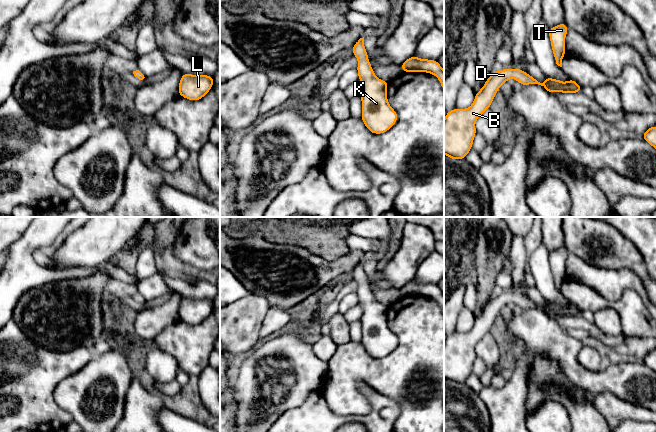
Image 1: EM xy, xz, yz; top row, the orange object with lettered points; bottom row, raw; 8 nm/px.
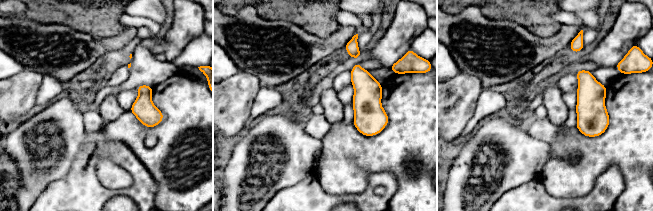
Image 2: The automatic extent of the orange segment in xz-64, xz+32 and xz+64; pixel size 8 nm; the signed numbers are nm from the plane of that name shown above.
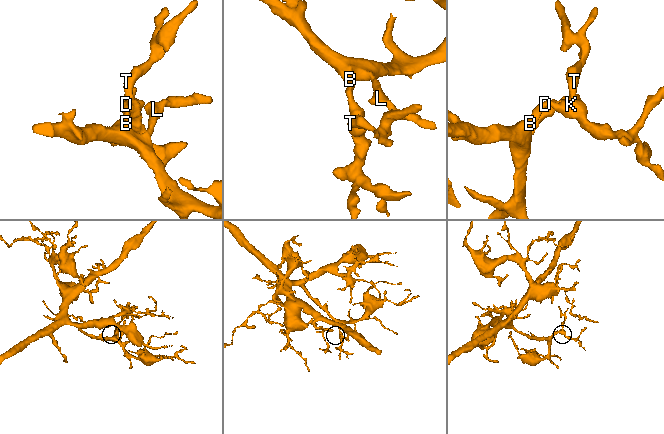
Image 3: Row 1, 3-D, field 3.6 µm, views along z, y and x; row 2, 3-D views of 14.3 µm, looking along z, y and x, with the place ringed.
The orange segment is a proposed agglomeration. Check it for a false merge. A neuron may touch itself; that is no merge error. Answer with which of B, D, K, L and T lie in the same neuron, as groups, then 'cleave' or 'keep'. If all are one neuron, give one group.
B D K L T | keep

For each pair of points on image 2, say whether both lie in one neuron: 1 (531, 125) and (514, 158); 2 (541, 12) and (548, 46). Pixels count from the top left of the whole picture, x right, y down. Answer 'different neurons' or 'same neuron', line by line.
1: different neurons
2: different neurons

